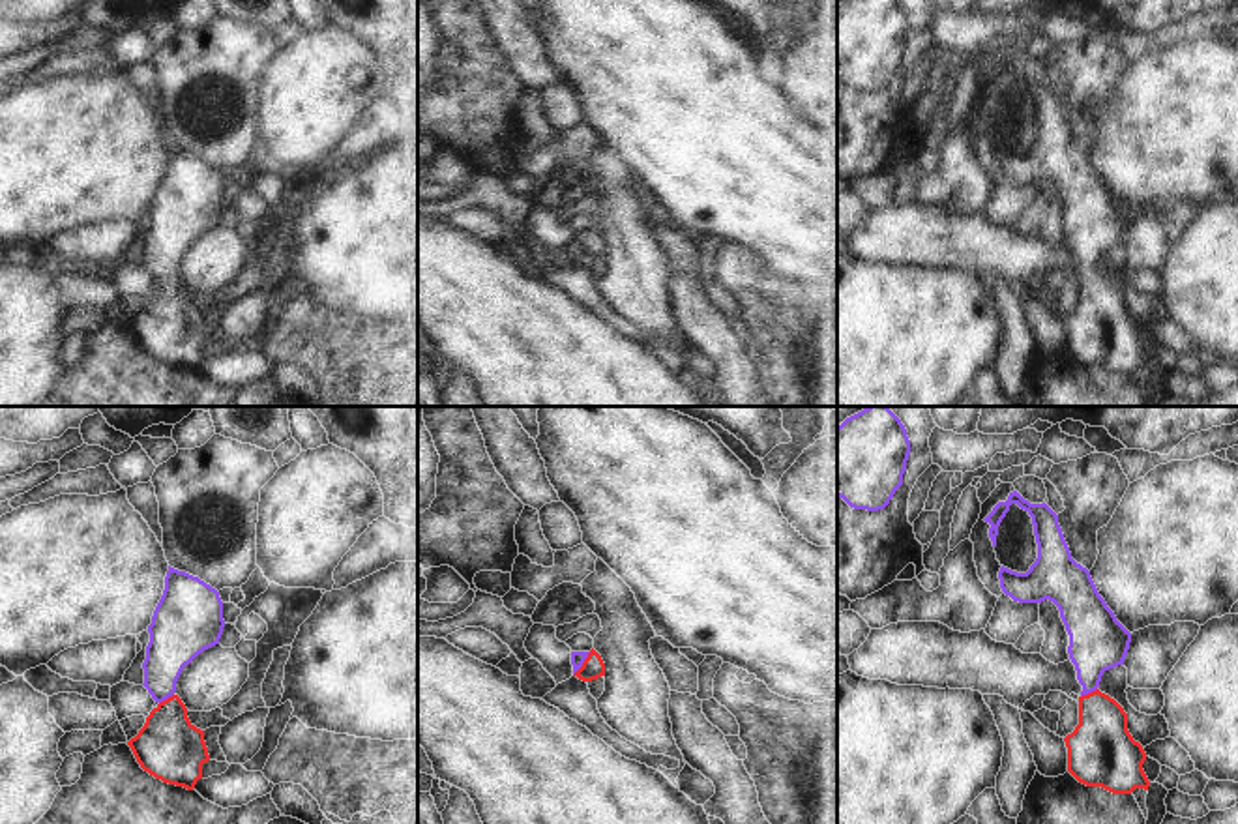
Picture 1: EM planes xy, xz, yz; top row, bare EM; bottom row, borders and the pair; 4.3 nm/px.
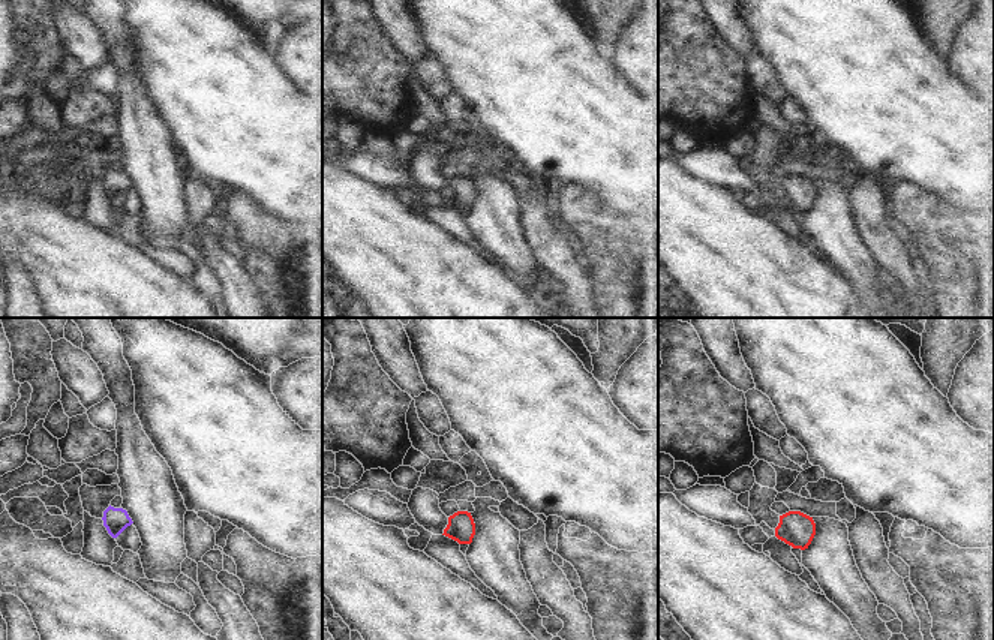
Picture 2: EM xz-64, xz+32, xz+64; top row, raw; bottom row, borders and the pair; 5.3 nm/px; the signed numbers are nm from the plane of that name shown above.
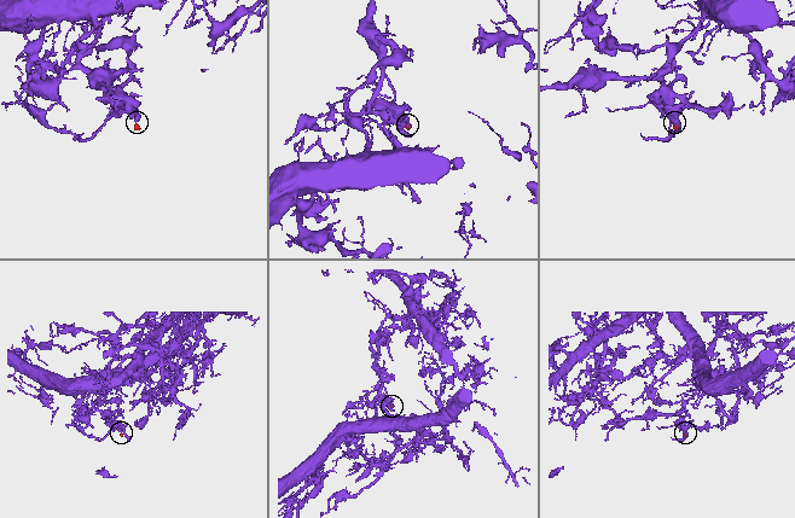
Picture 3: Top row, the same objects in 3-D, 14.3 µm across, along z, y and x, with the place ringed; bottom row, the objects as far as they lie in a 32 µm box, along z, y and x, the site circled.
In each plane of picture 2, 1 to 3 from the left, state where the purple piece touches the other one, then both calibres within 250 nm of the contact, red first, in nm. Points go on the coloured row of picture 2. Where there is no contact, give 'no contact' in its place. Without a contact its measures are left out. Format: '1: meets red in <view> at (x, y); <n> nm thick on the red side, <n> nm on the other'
1: no contact
2: no contact
3: no contact

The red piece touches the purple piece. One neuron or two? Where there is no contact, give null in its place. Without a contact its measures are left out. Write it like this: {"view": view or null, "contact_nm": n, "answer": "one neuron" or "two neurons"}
{"view": "xz", "contact_nm": 130, "answer": "one neuron"}

